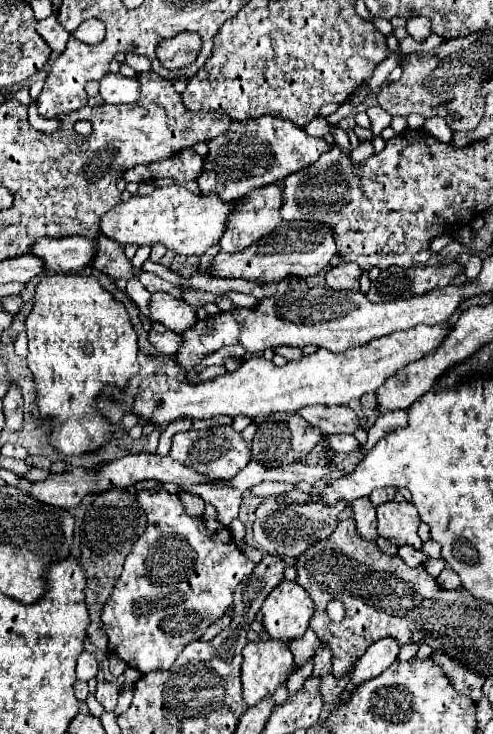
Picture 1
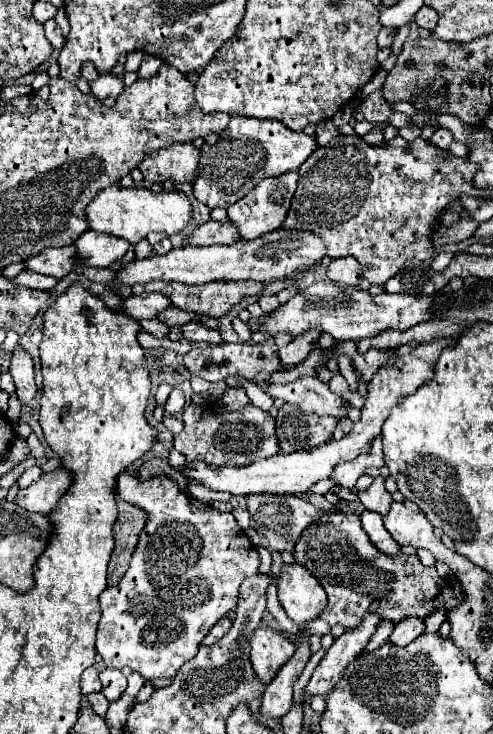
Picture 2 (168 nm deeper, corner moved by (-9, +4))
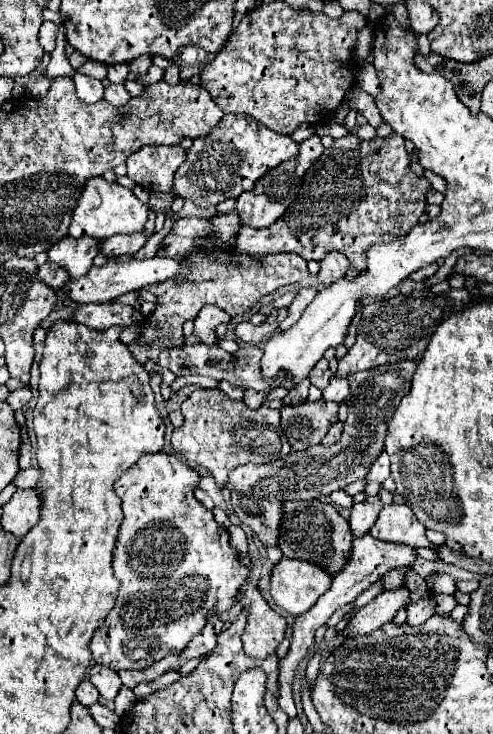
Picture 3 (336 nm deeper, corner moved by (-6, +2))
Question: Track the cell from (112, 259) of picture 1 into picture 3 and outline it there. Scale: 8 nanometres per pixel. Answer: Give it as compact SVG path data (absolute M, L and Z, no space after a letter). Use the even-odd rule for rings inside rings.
M230 211L226 215L214 215L212 221L214 221L214 231L222 241L222 249L216 249L216 253L210 253L210 255L202 251L188 255L186 275L164 281L162 285L156 285L156 289L152 287L152 291L160 297L160 303L156 305L154 313L148 317L148 325L142 325L142 343L148 343L152 347L176 347L184 341L182 323L188 319L194 319L204 305L222 307L226 313L230 313L230 317L234 317L248 311L262 295L268 295L274 289L288 283L300 283L310 275L306 261L296 253L278 253L278 255L264 255L264 257L252 257L252 255L234 257L232 253L228 253L228 241L238 231L238 225L240 225L236 211ZM230 259L250 259L250 267L234 269L230 265Z

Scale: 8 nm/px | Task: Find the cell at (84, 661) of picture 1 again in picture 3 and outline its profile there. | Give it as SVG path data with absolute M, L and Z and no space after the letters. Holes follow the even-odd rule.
M84 679L80 685L78 685L78 689L76 689L76 699L78 699L78 703L82 703L84 707L90 707L90 705L94 705L94 703L98 703L98 691L96 691L96 687L92 687L92 683L88 681L88 679Z

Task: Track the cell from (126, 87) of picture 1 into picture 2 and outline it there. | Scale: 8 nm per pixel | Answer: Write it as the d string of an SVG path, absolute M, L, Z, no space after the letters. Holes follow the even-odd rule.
M99 75L93 83L89 83L91 87L91 95L97 99L97 101L103 101L107 97L117 97L121 91L123 91L123 81L115 75Z

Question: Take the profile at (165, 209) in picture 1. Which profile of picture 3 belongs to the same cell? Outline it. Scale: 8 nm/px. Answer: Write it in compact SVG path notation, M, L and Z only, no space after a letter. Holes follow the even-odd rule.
M94 177L86 183L84 193L80 195L78 207L72 215L72 223L68 229L68 235L72 237L96 237L96 239L108 239L112 235L132 235L136 231L144 229L144 223L148 219L148 205L142 203L132 189L126 189L118 183L108 183L102 177Z

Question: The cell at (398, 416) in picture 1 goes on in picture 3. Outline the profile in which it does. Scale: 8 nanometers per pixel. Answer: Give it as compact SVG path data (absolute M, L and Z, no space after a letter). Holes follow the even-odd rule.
M382 451L378 455L378 459L370 465L370 471L366 473L364 479L366 481L378 481L378 483L382 483L388 477L390 477L390 461L388 461L388 455Z

